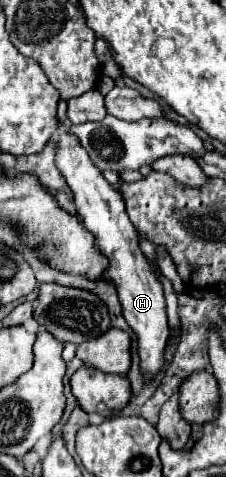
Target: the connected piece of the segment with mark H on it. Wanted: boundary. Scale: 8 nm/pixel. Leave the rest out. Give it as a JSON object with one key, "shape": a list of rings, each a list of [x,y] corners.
{"shape":[[[60,125],[58,133],[60,133],[60,147],[56,151],[56,167],[64,175],[74,195],[76,211],[82,217],[84,227],[94,235],[96,247],[108,259],[106,273],[110,281],[116,285],[122,315],[138,337],[138,355],[144,377],[152,377],[162,369],[164,347],[170,335],[162,283],[158,281],[150,261],[144,257],[140,249],[138,233],[134,233],[134,225],[130,225],[130,219],[126,217],[122,195],[102,177],[102,173],[94,167],[90,157],[86,157],[86,151],[78,145],[78,141],[74,141],[74,135],[68,133],[68,125]]]}

